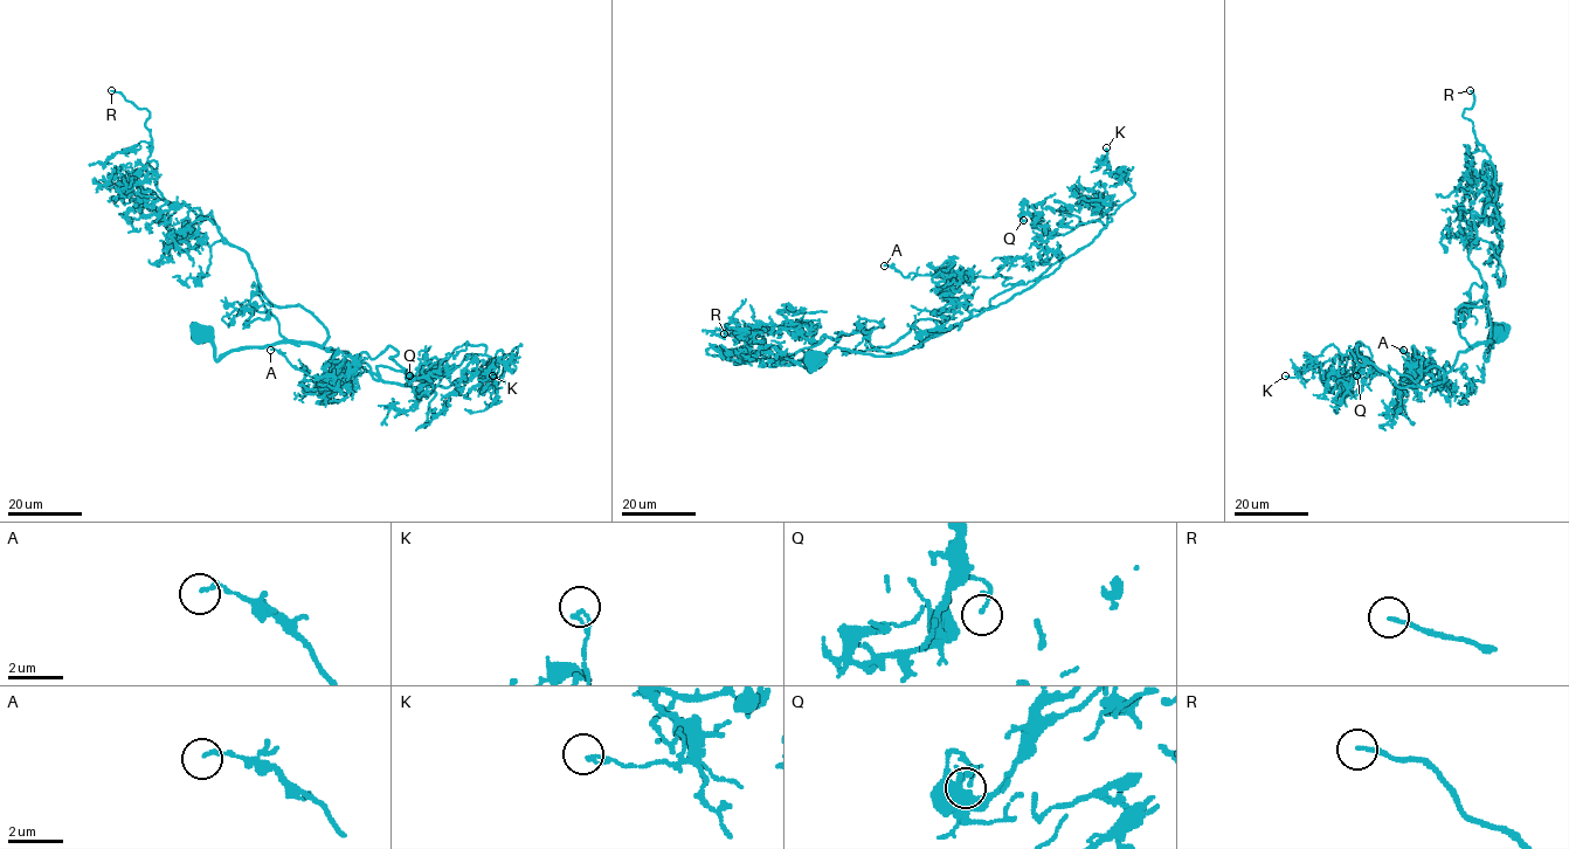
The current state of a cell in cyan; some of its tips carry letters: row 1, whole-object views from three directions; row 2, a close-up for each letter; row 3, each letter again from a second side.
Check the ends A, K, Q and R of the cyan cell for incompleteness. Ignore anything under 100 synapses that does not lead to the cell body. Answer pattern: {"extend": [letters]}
{"extend": ["R"]}

